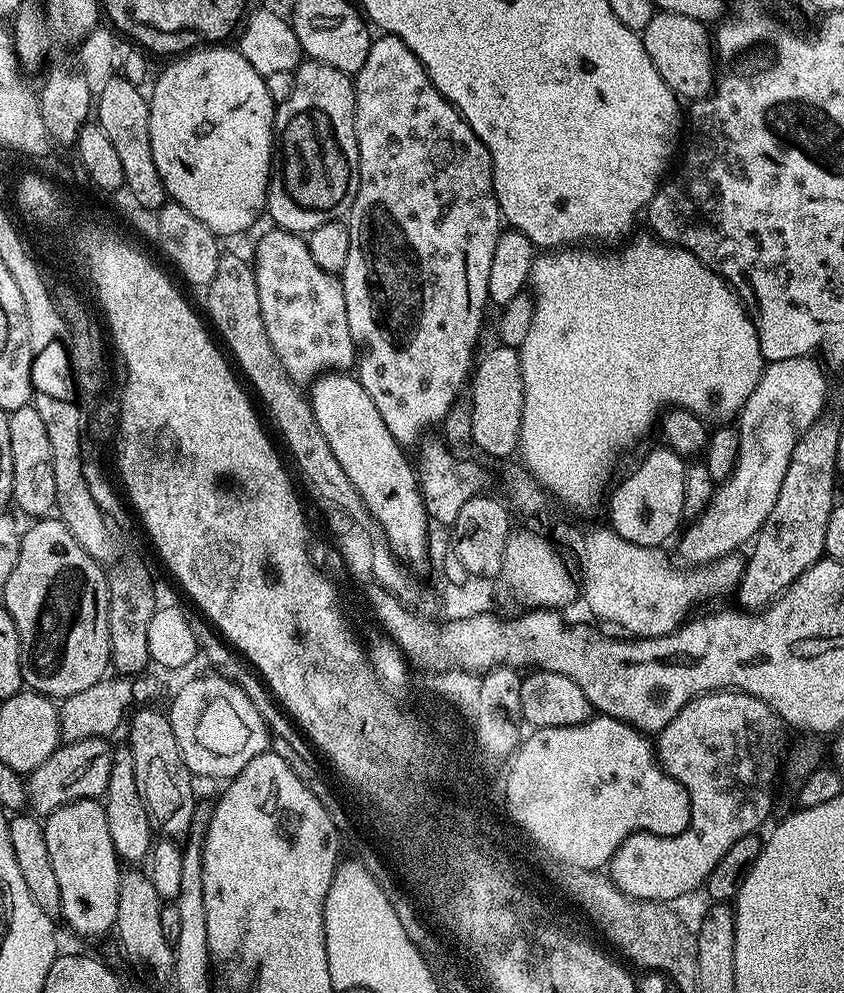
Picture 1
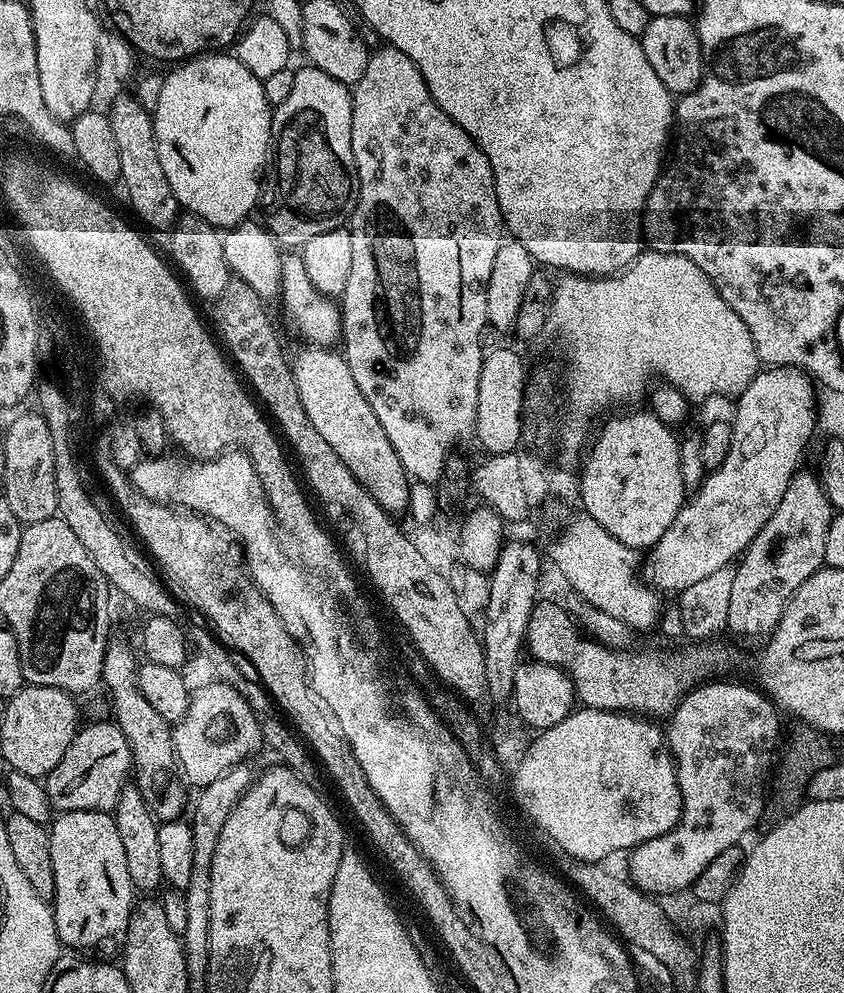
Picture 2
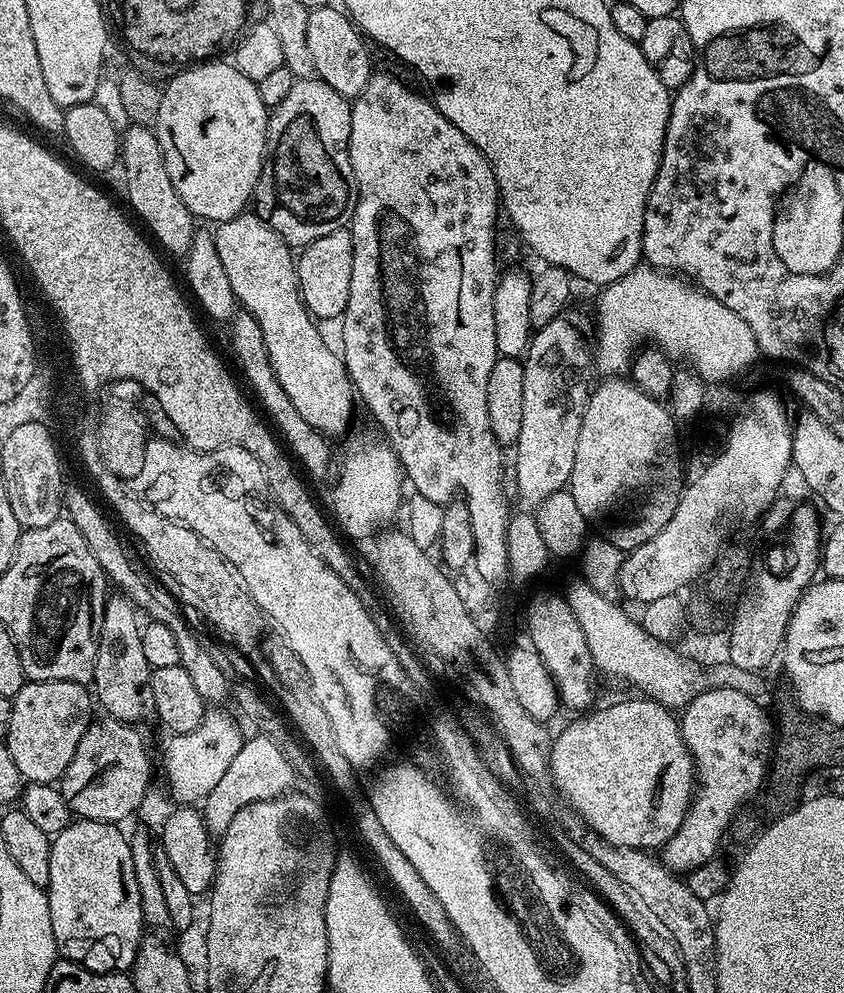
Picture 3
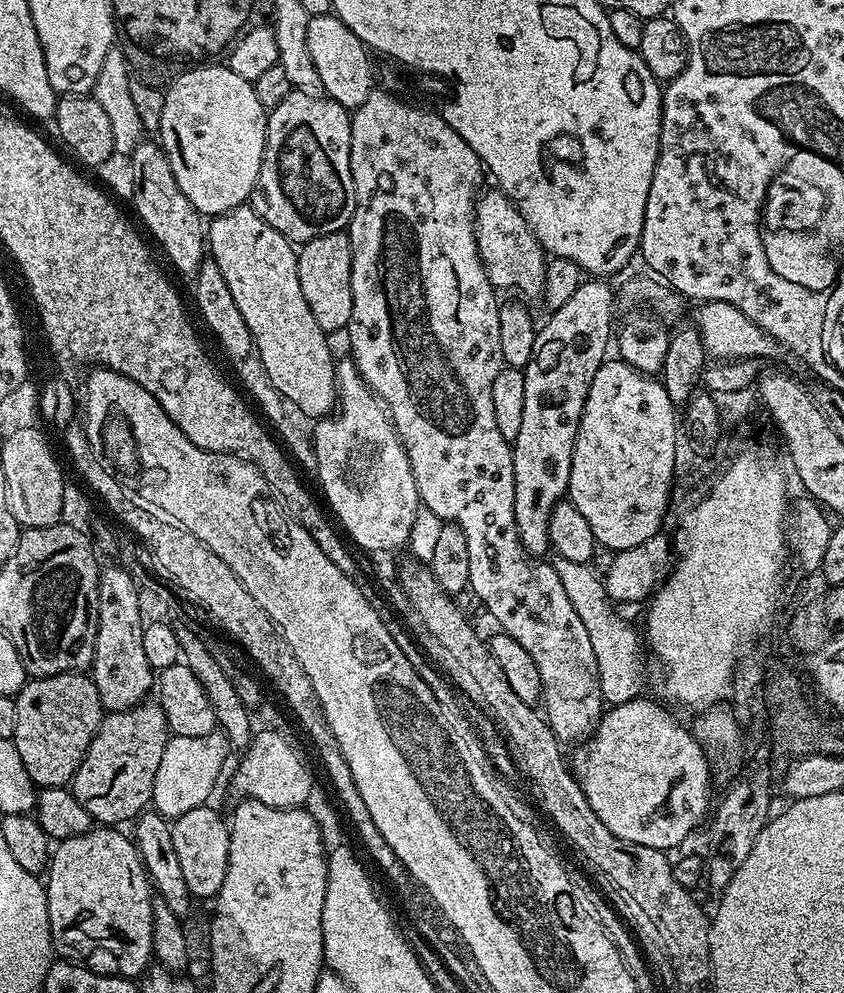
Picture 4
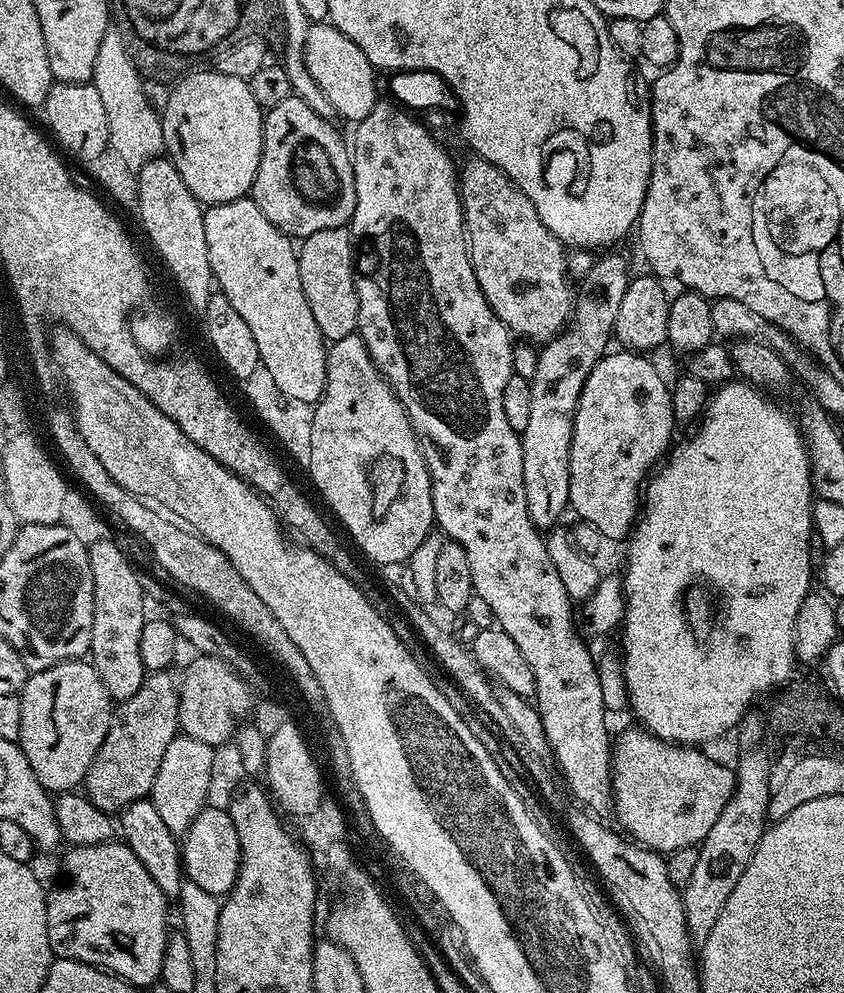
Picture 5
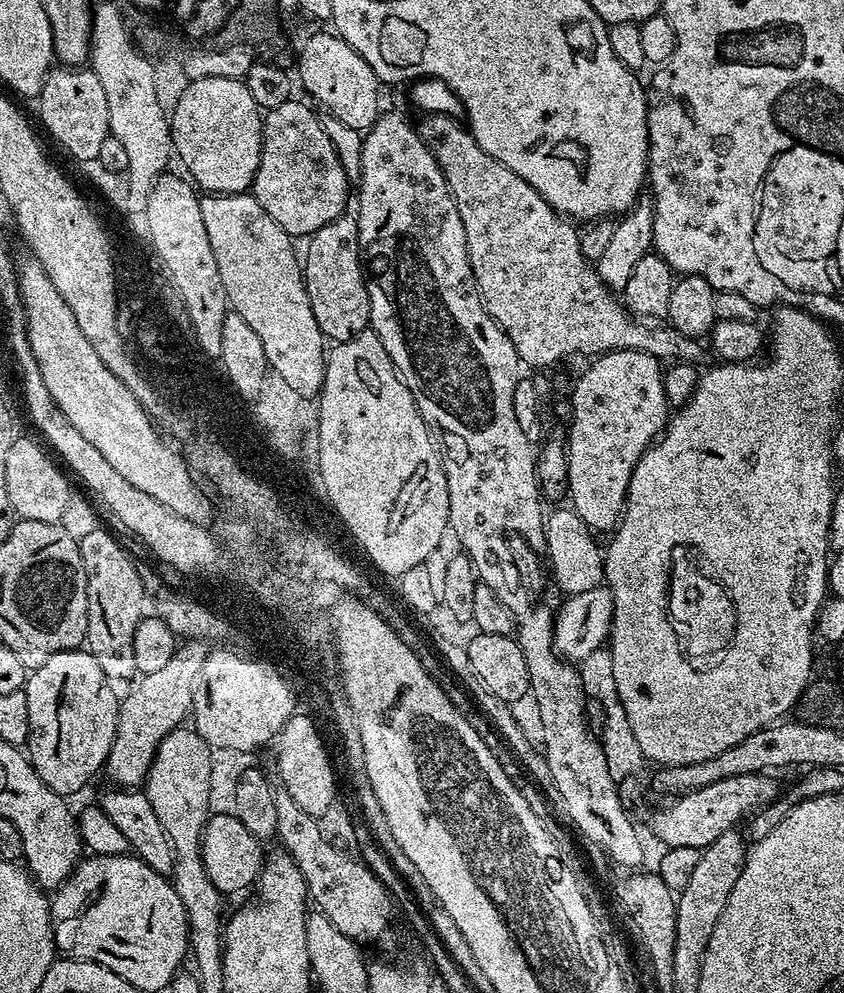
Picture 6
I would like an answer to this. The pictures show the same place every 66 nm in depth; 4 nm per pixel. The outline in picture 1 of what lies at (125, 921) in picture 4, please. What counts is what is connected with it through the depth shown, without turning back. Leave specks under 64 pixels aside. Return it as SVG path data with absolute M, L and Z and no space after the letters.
M99 799L72 801L50 813L44 820L46 851L58 877L58 890L62 893L60 916L74 931L86 939L104 936L116 927L118 918L118 886L122 861L114 850L114 838L110 838L110 822L106 822L106 810Z

